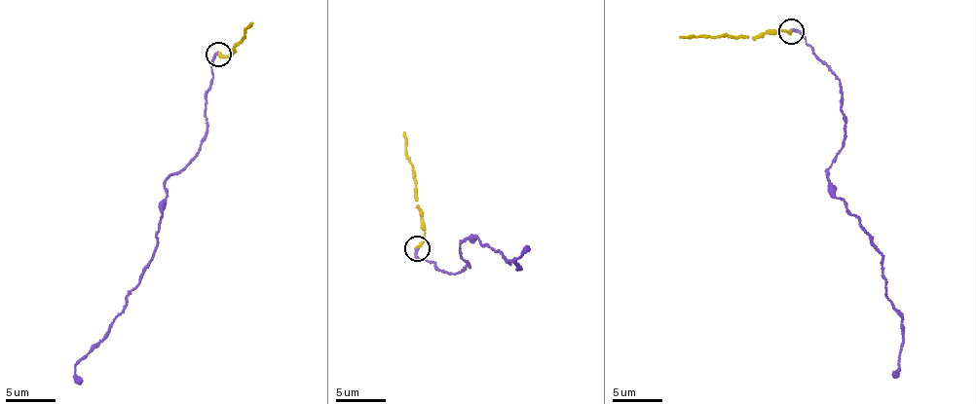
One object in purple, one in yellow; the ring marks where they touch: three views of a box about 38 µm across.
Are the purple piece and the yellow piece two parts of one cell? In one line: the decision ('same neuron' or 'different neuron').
same neuron

